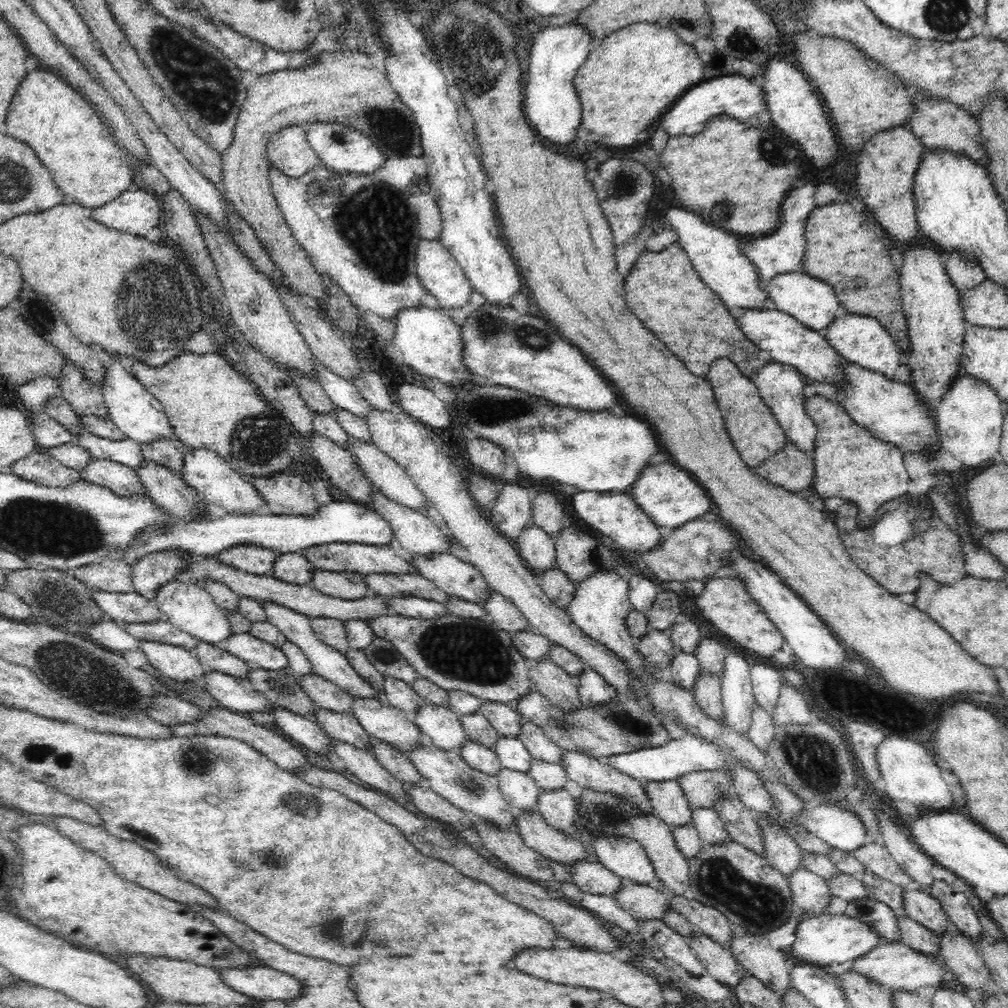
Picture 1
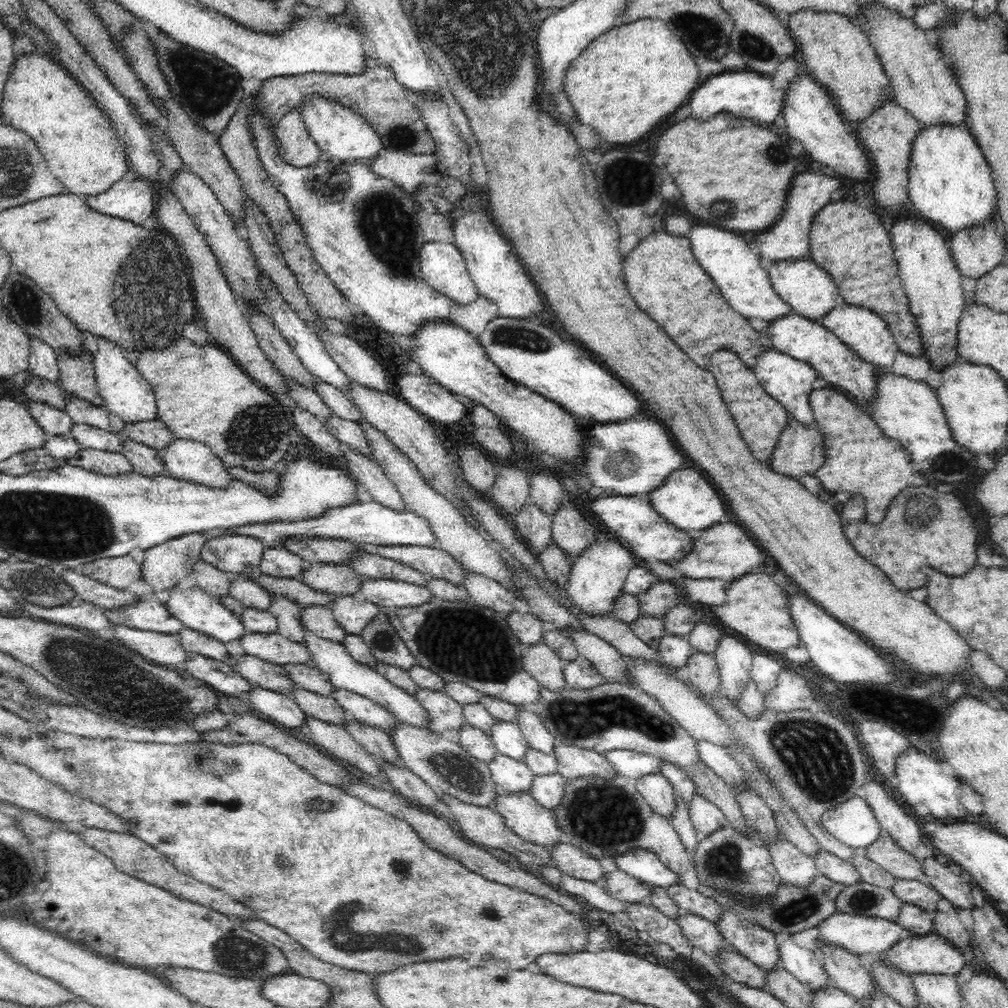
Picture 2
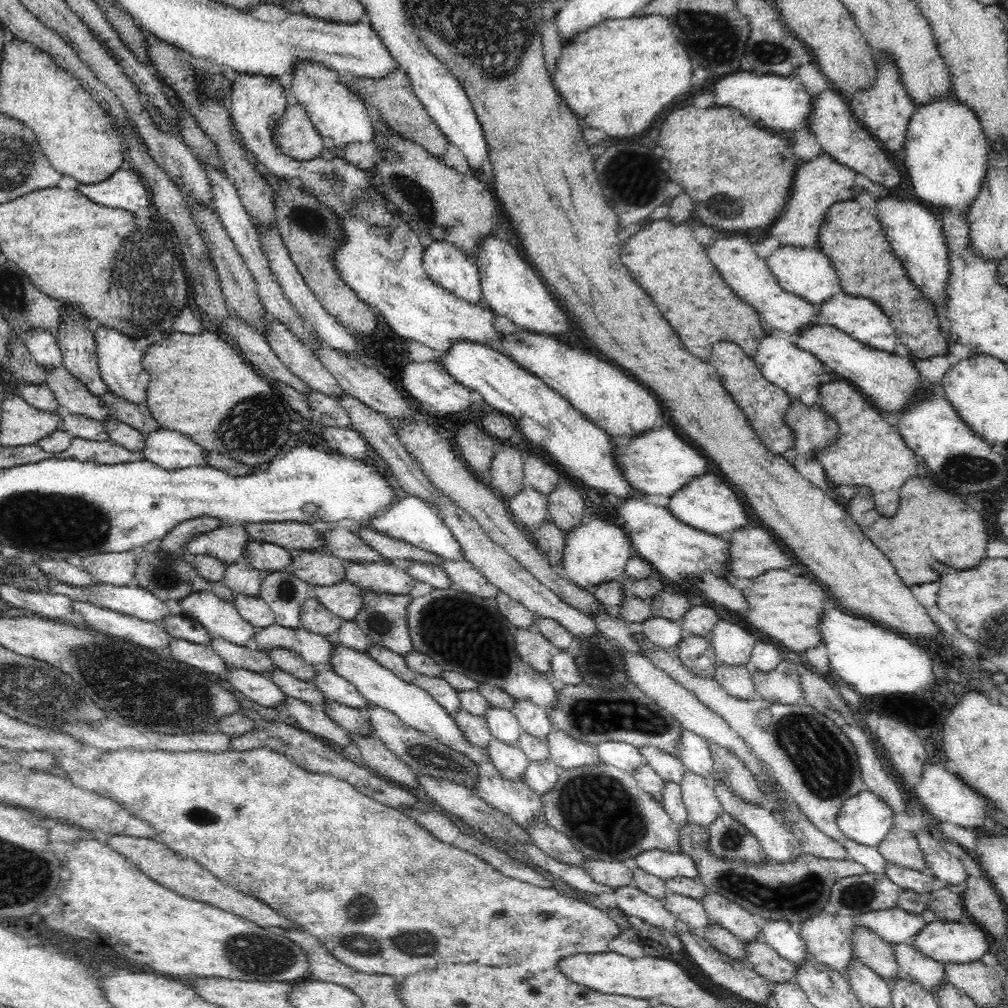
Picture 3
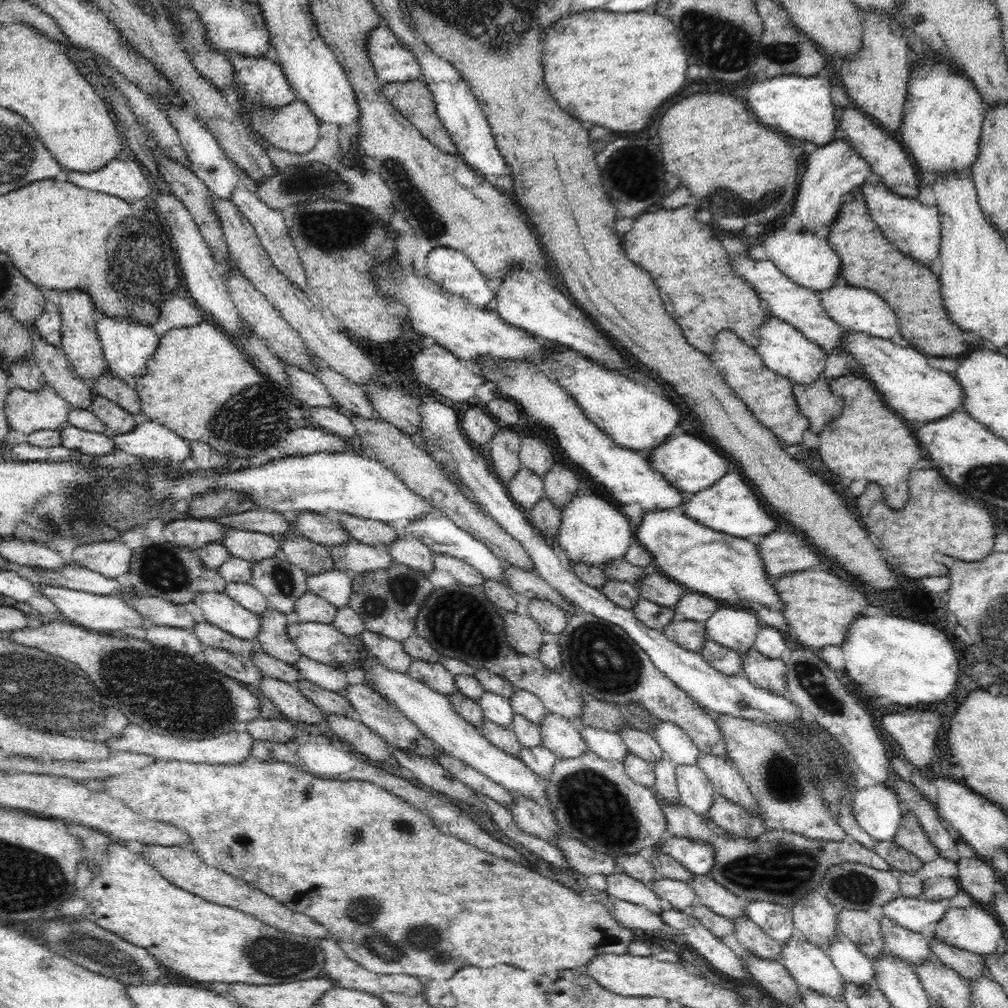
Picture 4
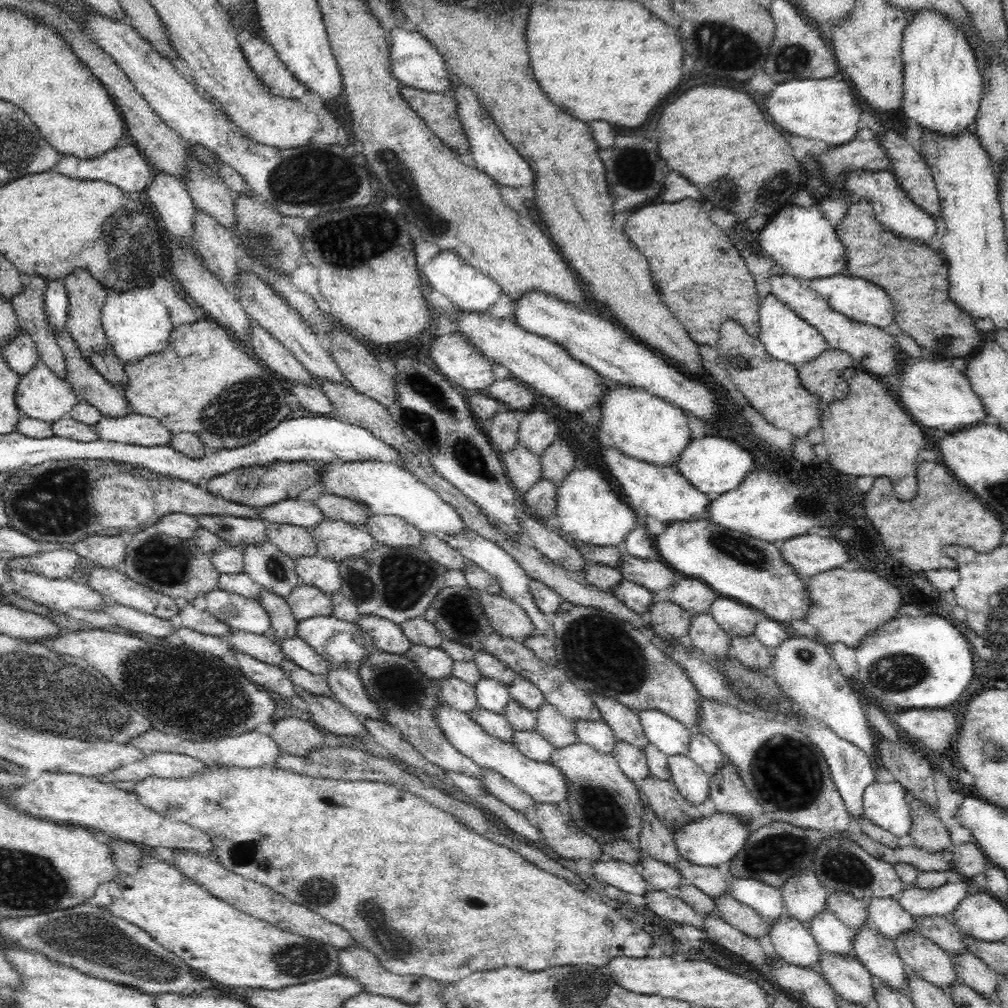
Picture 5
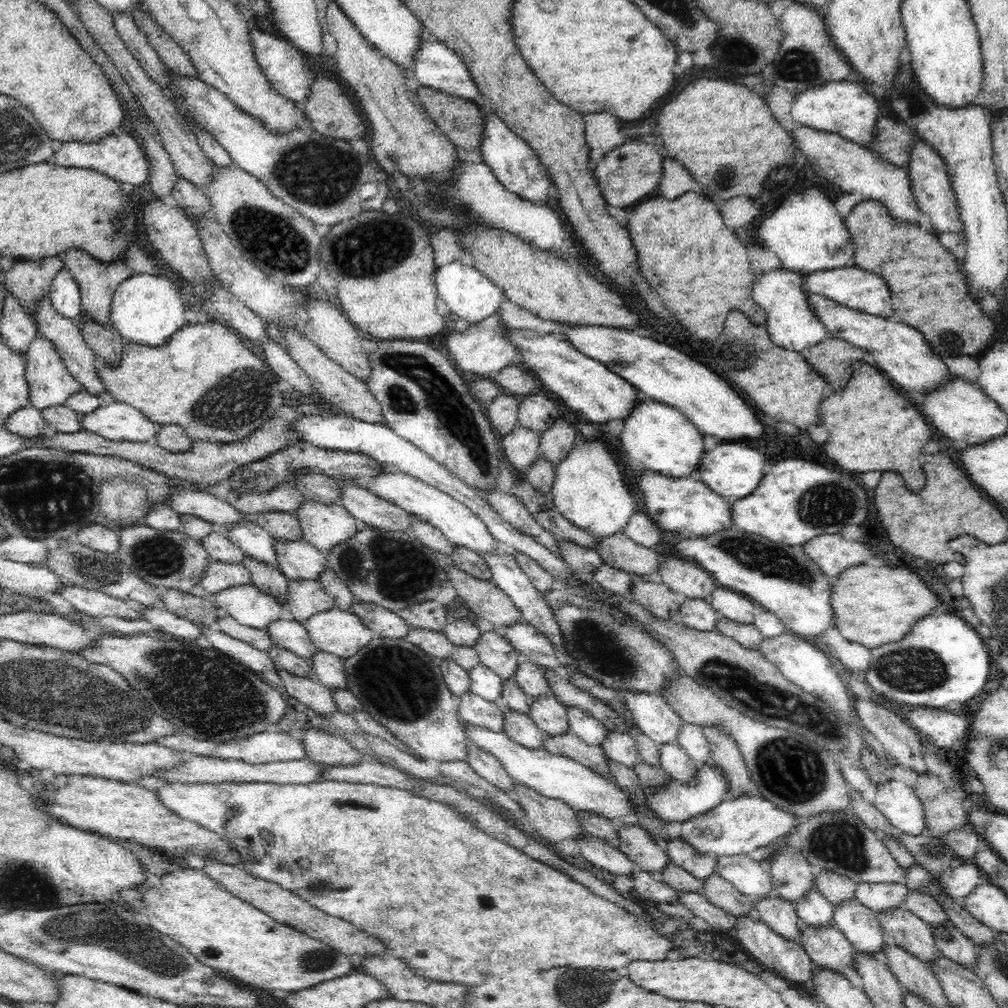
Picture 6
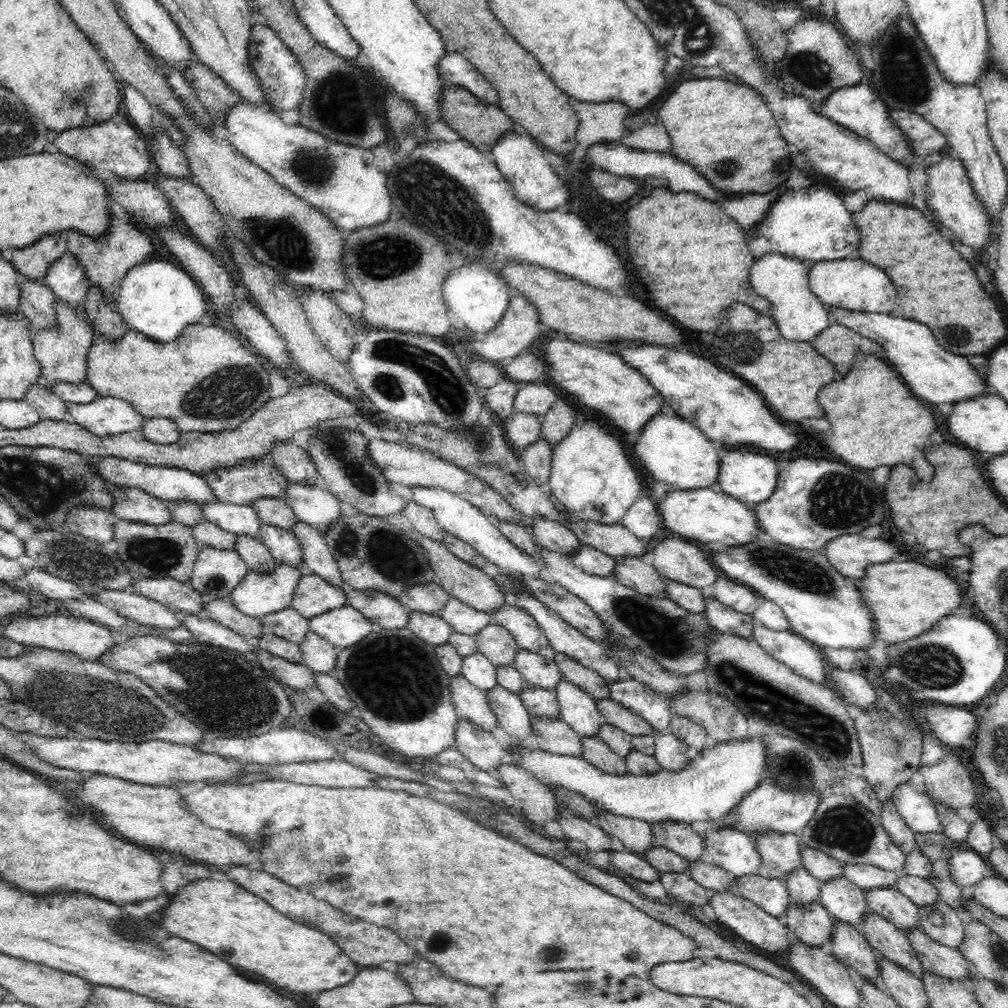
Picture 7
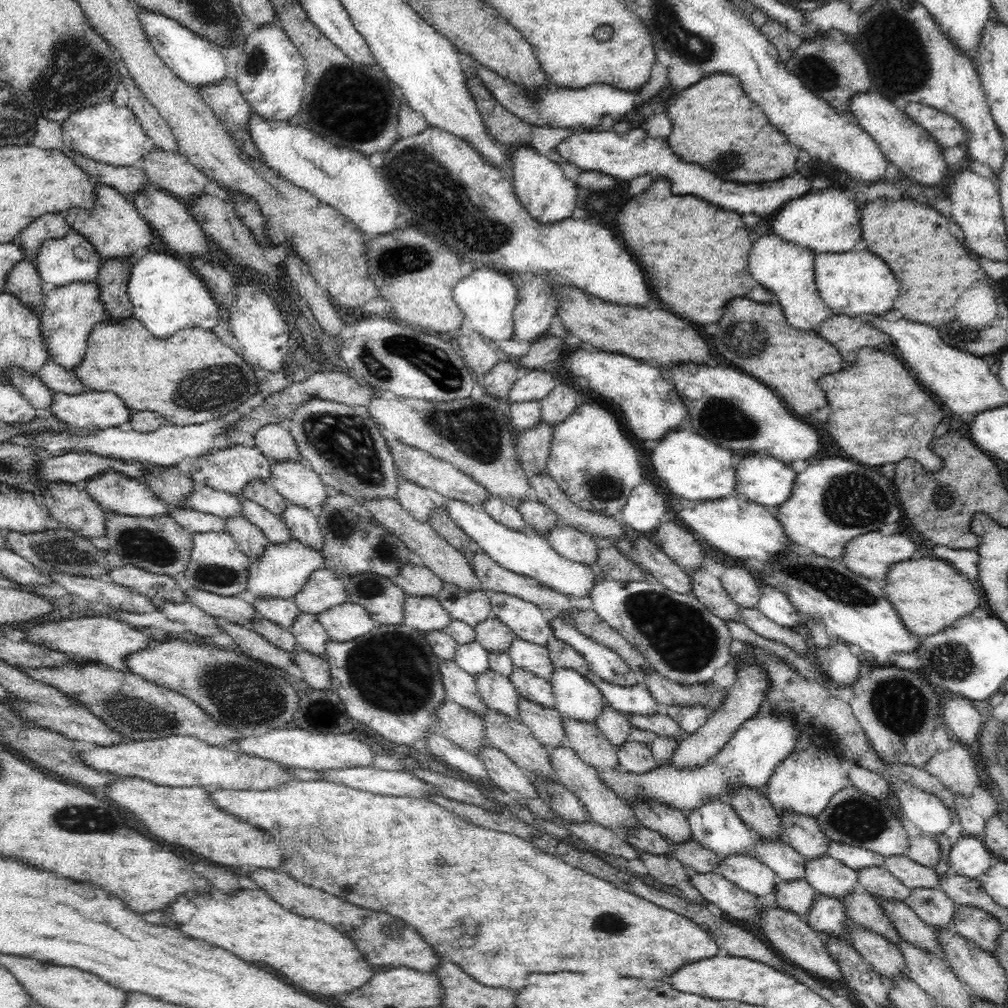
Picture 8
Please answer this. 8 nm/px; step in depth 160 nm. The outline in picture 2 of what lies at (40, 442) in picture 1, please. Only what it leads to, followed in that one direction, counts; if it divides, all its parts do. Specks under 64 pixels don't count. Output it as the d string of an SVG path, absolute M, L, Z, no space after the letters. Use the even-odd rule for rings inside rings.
M33 400L29 402L28 408L36 424L39 424L48 436L67 434L74 425L72 417L68 416L65 410L58 410Z

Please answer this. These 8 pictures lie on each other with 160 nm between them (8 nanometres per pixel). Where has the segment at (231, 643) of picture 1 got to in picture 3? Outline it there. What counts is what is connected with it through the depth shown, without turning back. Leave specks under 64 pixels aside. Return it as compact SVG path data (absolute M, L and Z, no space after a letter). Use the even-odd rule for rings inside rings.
M270 624L256 630L253 634L258 648L264 652L270 648L292 650L301 659L319 667L328 667L331 650L336 645L334 636L322 636L301 628L286 628L279 624Z

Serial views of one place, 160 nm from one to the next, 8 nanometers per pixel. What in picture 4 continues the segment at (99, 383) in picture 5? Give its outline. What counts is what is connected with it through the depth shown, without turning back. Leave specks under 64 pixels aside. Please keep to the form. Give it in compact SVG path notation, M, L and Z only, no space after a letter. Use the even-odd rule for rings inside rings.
M95 394L90 410L107 426L108 430L114 434L124 434L134 430L138 424L146 422L147 418L143 414L130 414L117 404L110 402L107 398Z

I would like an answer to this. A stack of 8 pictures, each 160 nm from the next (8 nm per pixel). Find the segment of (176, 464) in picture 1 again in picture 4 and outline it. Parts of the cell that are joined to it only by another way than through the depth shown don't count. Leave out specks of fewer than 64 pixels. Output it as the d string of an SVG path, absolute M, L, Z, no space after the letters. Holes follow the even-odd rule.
M107 366L91 385L95 394L107 398L110 402L126 410L126 412L133 414L133 416L143 414L138 391L132 388L130 384L126 384L123 380L113 376Z

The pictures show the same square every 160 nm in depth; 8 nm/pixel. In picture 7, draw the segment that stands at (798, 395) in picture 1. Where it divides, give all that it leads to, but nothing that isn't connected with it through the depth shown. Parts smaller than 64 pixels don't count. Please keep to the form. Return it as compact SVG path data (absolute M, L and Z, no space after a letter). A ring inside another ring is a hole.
M770 252L758 258L750 268L751 287L771 304L770 317L786 340L812 342L833 322L830 309L809 287L810 264L783 254Z

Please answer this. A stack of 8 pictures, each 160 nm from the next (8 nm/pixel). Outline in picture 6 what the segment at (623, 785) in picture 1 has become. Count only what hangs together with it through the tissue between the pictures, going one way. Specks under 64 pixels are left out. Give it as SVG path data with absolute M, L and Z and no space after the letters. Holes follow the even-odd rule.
M550 693L531 700L529 717L547 736L560 736L570 731L566 707Z

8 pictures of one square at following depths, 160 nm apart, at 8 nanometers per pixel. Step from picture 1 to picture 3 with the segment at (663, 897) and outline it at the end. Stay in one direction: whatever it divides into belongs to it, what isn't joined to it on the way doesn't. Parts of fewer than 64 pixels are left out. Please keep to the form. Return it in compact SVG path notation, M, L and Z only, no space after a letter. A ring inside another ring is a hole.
M585 858L582 868L590 876L600 884L609 886L610 888L618 888L618 886L635 886L634 873L628 869L623 862L610 862L606 860L590 860Z

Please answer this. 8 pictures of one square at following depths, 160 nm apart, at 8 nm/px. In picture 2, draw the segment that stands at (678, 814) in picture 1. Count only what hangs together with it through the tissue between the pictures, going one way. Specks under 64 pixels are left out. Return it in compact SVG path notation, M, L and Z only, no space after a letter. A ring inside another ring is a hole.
M662 773L637 778L635 787L656 814L670 818L676 810L676 795L672 783Z

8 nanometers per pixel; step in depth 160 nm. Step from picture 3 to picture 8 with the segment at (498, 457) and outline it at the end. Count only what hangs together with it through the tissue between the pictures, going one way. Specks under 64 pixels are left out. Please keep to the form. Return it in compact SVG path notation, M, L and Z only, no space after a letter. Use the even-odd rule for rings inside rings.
M508 358L494 364L492 370L482 374L478 380L490 396L506 401L509 398L508 394L512 384L516 380L520 380L520 377L526 374L526 371L527 369L516 363L515 359Z

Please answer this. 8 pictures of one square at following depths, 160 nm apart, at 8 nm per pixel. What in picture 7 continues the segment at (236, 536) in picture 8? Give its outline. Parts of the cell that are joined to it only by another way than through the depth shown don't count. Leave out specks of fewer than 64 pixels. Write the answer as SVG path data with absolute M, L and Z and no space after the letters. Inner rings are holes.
M238 535L236 551L247 565L249 572L269 574L276 569L277 562L274 561L269 549L262 541L252 536Z

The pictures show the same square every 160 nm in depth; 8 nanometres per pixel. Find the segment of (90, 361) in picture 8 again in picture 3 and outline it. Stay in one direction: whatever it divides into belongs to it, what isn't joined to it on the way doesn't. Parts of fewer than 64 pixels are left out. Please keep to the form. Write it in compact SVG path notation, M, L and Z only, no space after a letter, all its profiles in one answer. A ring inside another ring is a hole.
M174 331L163 333L162 340L149 346L148 350L144 353L141 363L143 369L150 375L148 390L146 390L146 403L152 416L158 421L160 428L186 435L198 443L205 452L223 454L248 466L260 466L260 464L266 464L266 462L274 460L280 454L280 448L286 444L286 440L290 440L290 430L288 430L288 426L290 426L290 414L288 414L282 398L278 396L278 391L273 386L273 382L267 380L257 372L227 337L209 331L200 332L200 334L184 334Z

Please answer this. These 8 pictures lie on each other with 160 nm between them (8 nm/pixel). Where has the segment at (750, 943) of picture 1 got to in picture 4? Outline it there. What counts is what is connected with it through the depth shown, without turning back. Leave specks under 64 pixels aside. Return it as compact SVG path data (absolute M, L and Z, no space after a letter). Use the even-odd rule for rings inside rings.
M694 874L690 884L700 898L697 904L707 906L712 912L726 917L733 923L734 920L746 915L744 910L745 898L726 890L715 880L712 880L708 874Z

